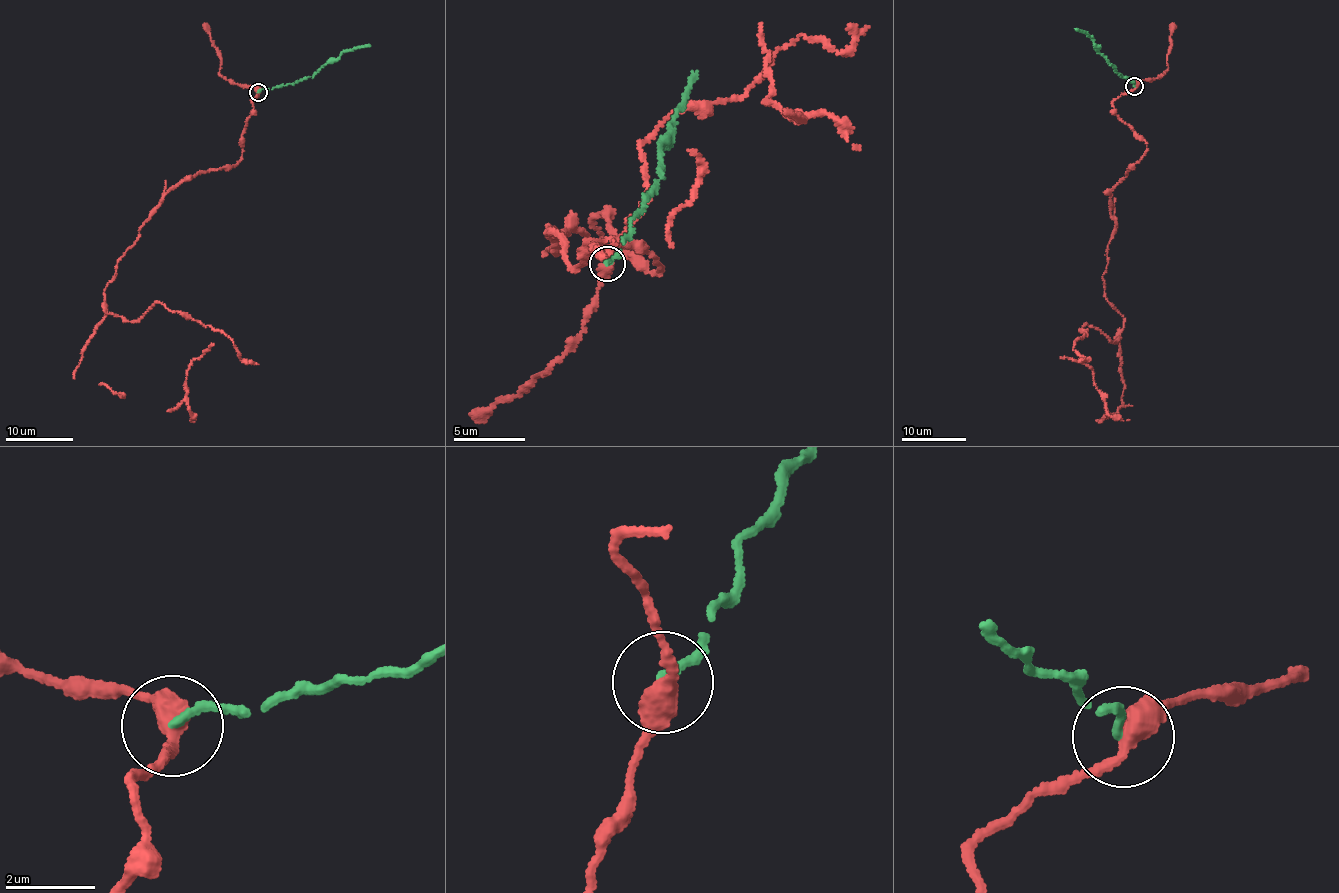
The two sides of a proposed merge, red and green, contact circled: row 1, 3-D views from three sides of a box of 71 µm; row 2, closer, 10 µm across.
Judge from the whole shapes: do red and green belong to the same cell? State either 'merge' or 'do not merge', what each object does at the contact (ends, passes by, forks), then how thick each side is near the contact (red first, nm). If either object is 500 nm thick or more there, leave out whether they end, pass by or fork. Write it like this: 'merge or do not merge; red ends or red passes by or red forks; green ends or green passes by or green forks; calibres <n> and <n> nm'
do not merge; red passes by; green ends; calibres 400 and 190 nm

